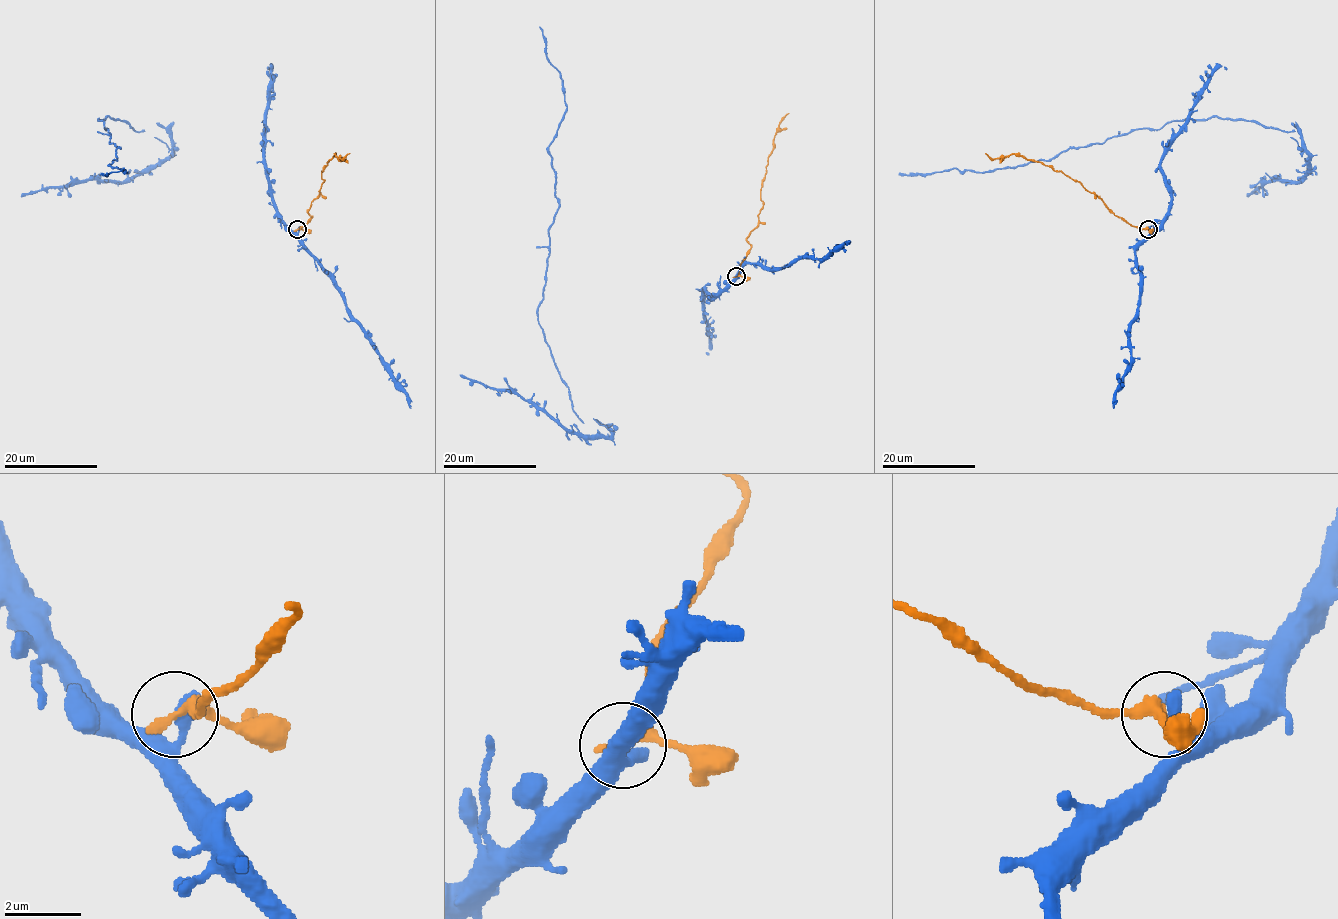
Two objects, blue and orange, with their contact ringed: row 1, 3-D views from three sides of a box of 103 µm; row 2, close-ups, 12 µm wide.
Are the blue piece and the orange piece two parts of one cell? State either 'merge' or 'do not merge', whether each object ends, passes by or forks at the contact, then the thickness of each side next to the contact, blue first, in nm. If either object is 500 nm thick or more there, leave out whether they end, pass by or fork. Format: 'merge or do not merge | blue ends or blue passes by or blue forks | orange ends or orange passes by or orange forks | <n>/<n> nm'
do not merge | blue ends | orange passes by | 400/280 nm

